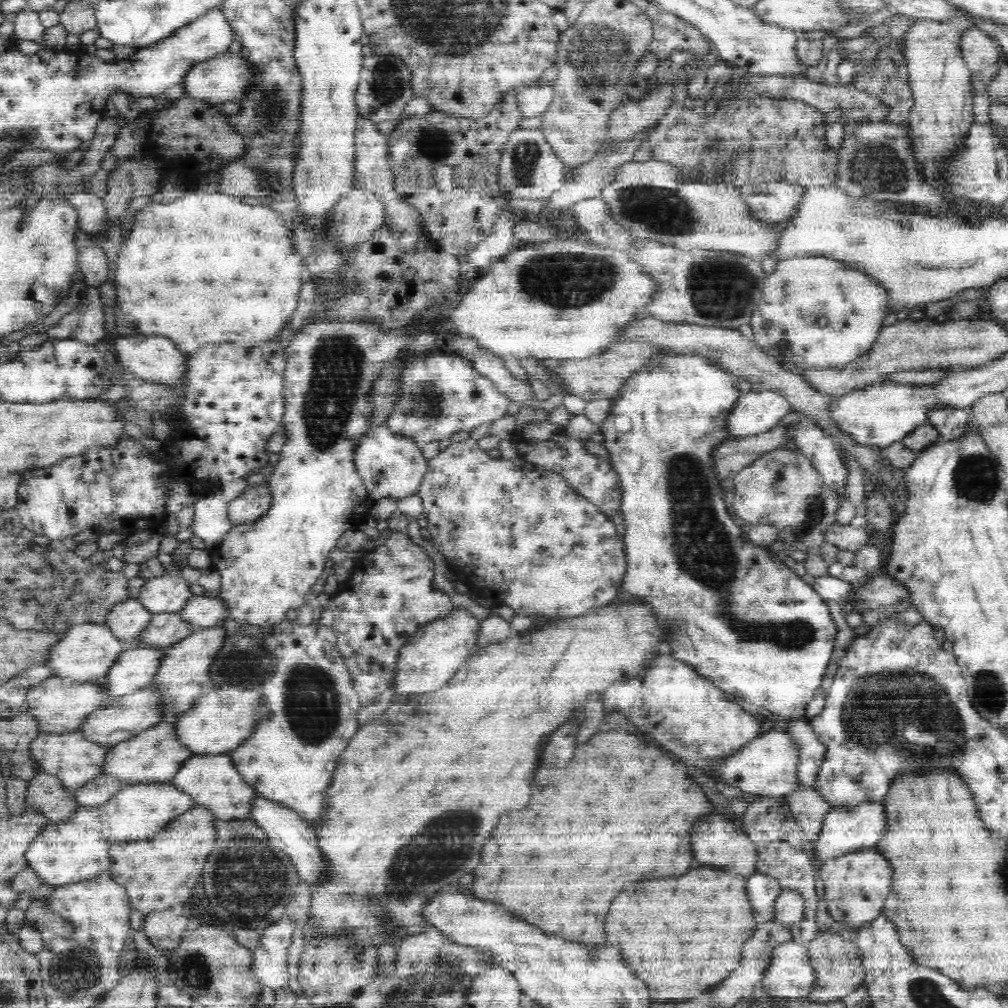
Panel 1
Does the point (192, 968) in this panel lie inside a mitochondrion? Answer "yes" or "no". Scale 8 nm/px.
yes

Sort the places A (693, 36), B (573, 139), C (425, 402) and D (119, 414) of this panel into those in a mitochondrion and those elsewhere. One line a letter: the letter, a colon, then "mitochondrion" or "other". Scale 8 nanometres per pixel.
A: other
B: other
C: mitochondrion
D: other

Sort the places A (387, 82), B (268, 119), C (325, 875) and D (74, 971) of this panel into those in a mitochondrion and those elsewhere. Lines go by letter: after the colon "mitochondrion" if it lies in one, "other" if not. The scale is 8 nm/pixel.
A: mitochondrion
B: mitochondrion
C: other
D: mitochondrion

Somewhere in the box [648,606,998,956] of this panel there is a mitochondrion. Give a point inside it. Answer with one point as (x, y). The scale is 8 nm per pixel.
(883, 706)

